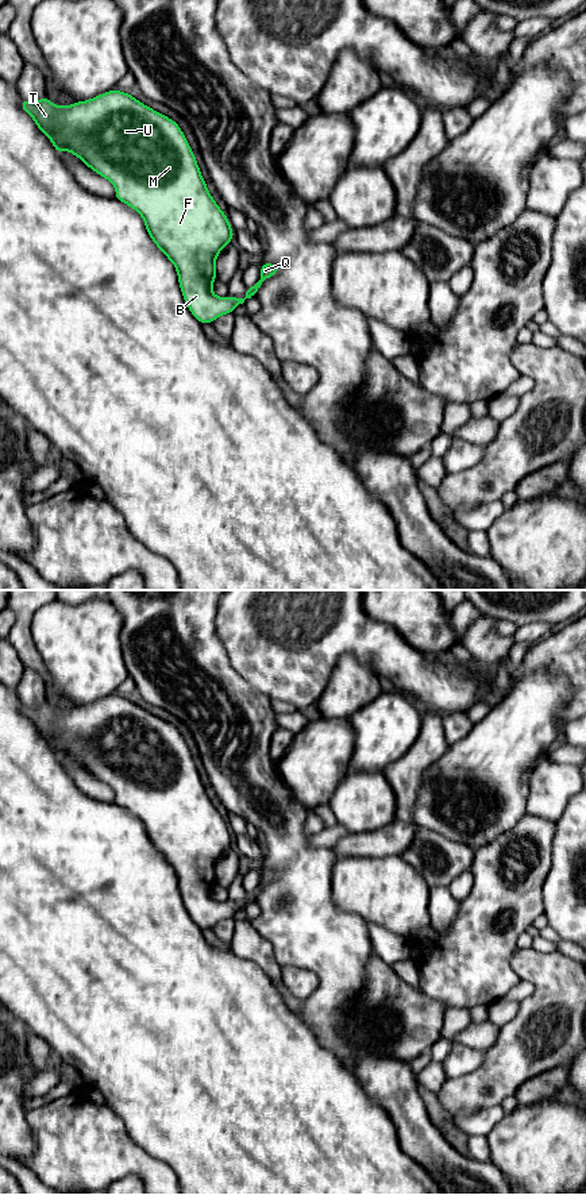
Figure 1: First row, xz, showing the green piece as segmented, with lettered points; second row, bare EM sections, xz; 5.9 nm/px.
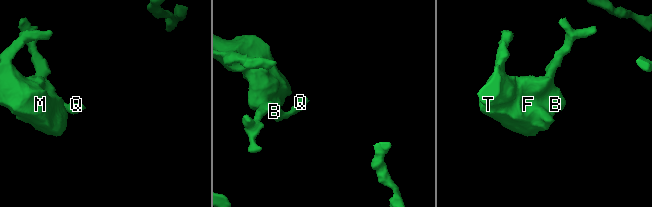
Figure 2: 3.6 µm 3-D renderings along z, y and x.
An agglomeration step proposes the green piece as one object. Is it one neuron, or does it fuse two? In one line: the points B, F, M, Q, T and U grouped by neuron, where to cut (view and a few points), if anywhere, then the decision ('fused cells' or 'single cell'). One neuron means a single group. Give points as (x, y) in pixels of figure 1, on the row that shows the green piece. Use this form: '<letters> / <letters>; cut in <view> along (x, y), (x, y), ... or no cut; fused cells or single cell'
B F M Q T U; no cut; single cell

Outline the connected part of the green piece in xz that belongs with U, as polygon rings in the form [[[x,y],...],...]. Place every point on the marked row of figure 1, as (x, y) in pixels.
[[[117,89],[68,107],[55,105],[46,96],[32,103],[22,99],[20,107],[51,140],[58,155],[68,150],[78,157],[88,167],[113,184],[116,188],[115,198],[126,203],[143,217],[147,234],[176,266],[184,301],[201,324],[212,323],[225,313],[234,313],[238,304],[243,304],[246,298],[255,297],[262,282],[278,273],[278,265],[261,263],[261,280],[247,288],[244,298],[231,296],[223,298],[212,293],[212,284],[216,281],[216,258],[223,247],[234,240],[234,231],[228,217],[208,192],[196,157],[174,120],[138,101],[130,93]]]

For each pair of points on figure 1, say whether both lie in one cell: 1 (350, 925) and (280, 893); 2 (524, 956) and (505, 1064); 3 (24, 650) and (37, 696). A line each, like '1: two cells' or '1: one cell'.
1: one cell
2: one cell
3: two cells

